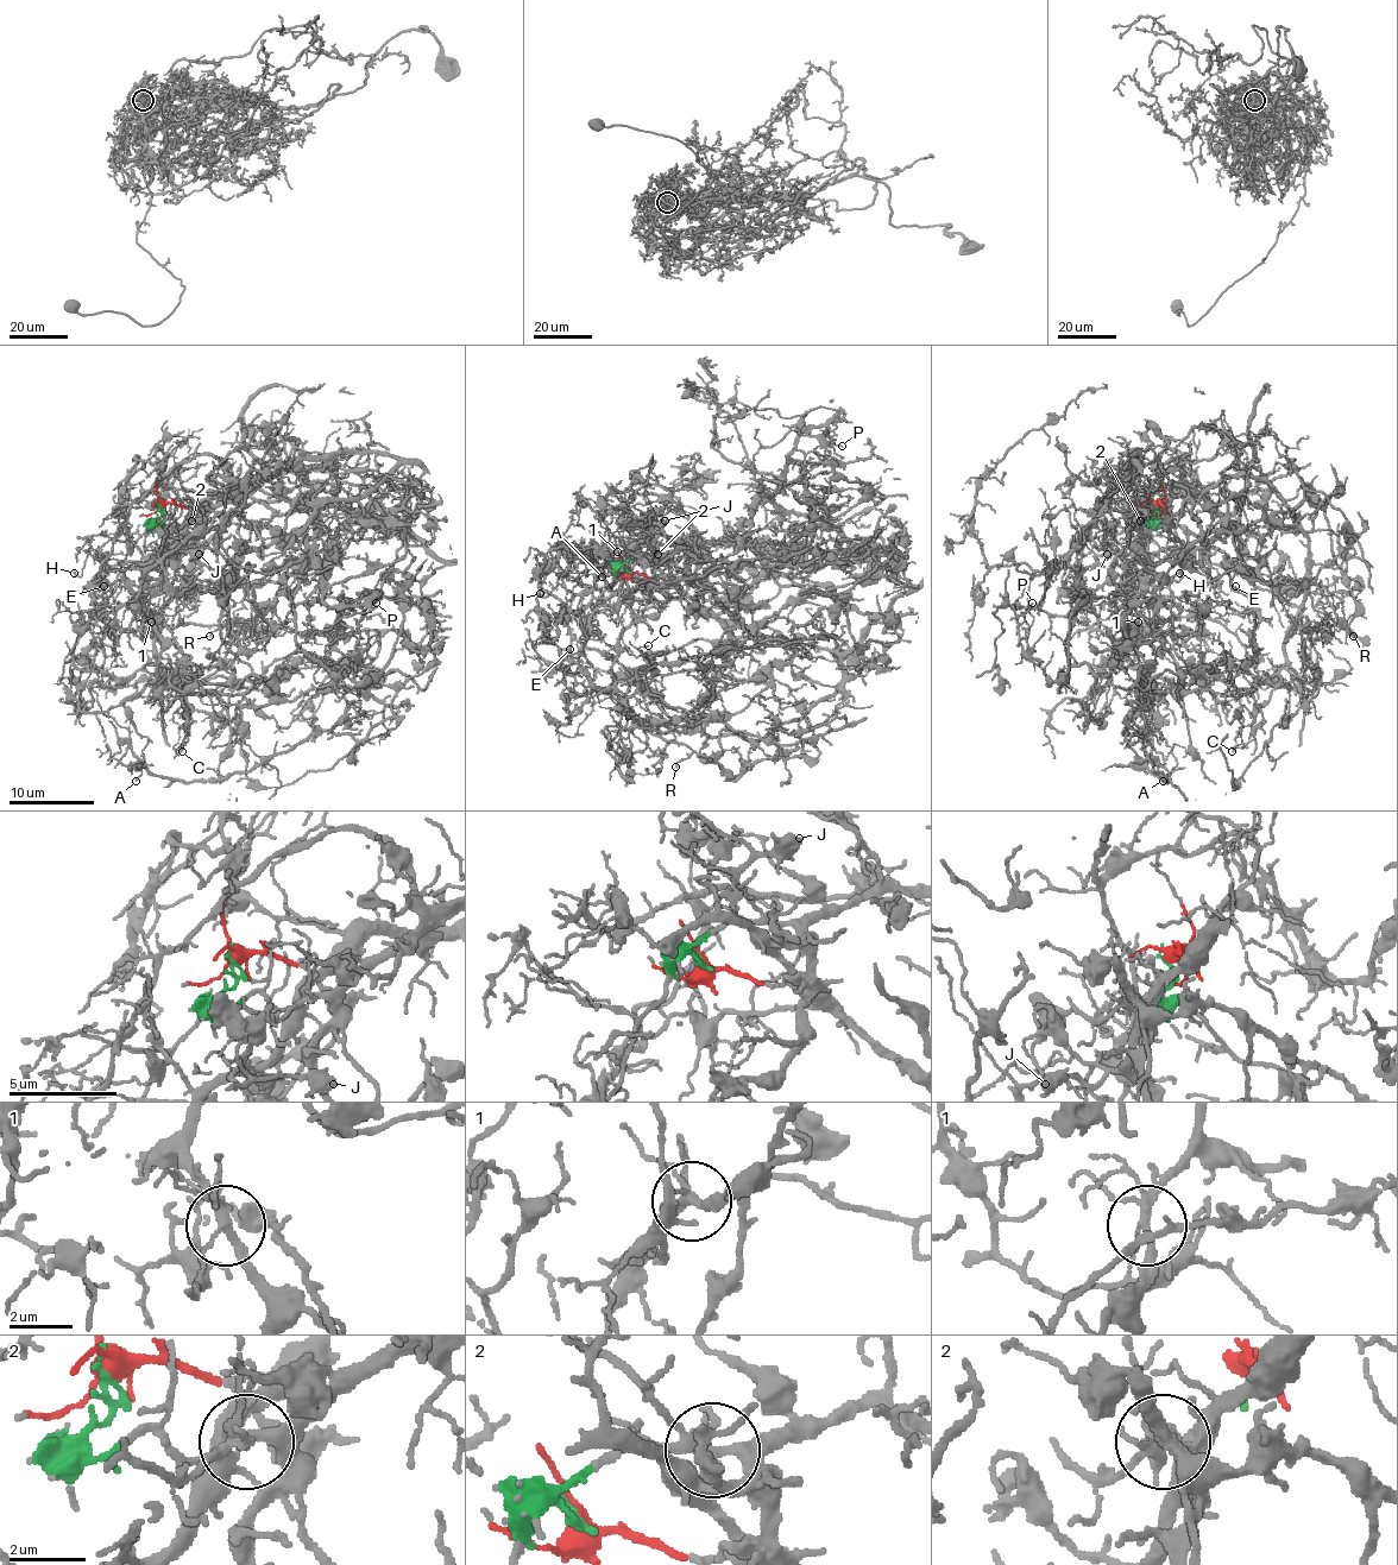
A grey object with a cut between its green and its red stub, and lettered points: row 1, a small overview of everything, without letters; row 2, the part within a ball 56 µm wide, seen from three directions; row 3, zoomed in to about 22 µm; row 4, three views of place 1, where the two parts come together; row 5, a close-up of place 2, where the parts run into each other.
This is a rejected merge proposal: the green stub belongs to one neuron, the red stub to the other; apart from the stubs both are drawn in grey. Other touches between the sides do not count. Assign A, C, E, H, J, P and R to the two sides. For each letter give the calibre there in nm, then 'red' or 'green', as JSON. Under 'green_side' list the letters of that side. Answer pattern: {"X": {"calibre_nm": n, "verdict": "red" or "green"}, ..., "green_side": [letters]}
{"A": {"calibre_nm": 110, "verdict": "red"}, "C": {"calibre_nm": 120, "verdict": "red"}, "E": {"calibre_nm": 120, "verdict": "green"}, "H": {"calibre_nm": 130, "verdict": "red"}, "J": {"calibre_nm": 480, "verdict": "red"}, "P": {"calibre_nm": 100, "verdict": "green"}, "R": {"calibre_nm": 130, "verdict": "red"}, "green_side": ["E", "P"]}

